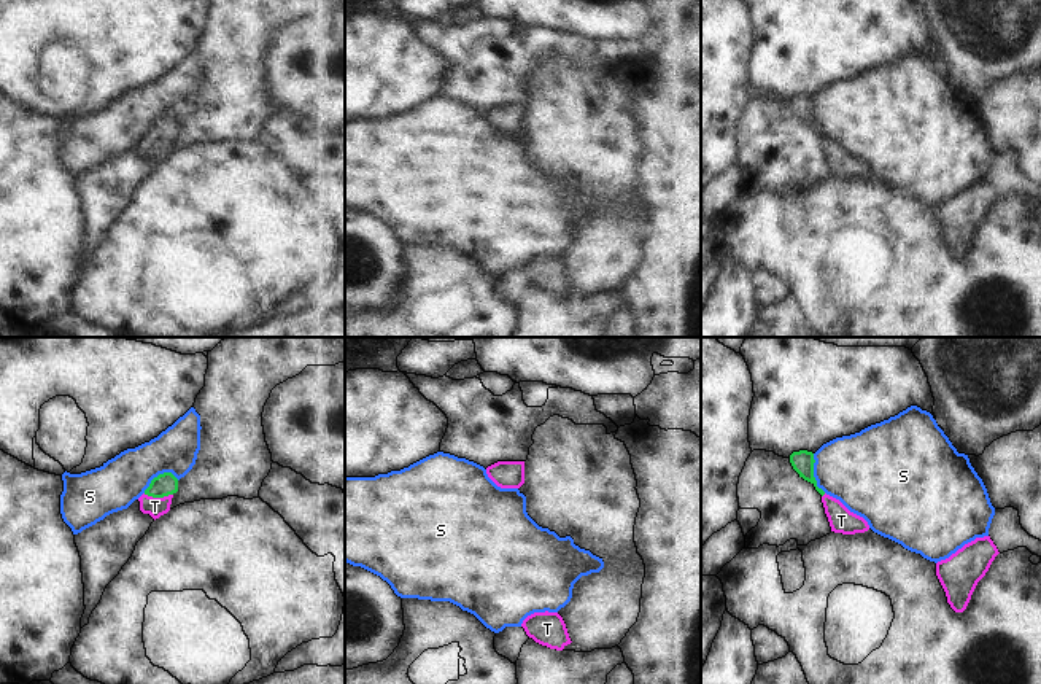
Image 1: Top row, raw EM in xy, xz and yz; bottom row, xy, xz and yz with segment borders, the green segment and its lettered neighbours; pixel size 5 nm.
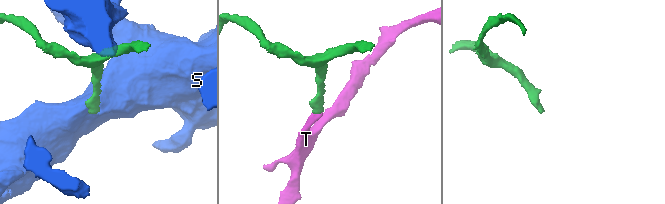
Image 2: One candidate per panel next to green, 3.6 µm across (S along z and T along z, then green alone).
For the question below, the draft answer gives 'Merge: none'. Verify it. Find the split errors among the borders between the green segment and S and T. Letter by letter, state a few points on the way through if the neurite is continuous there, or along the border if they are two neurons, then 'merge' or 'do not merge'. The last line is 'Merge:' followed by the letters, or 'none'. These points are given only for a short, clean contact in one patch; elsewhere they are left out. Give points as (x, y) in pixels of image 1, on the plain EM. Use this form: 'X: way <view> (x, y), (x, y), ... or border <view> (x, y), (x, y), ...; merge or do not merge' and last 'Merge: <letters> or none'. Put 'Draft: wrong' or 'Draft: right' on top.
Draft: wrong
S: border yz (812, 97), (814, 123), (825, 136); do not merge
T: way xy (166, 128), (158, 140), (154, 150); merge
Merge: T

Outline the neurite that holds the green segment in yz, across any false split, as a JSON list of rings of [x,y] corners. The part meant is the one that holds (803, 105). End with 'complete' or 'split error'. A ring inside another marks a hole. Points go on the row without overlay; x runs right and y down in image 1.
[[[807,94],[793,95],[790,99],[790,107],[793,113],[799,118],[799,121],[811,126],[815,130],[815,134],[822,138],[822,146],[831,175],[842,178],[855,178],[869,173],[869,169],[863,161],[850,156],[839,143],[826,138],[822,132],[817,130],[817,124],[814,121],[815,103],[812,95]]]; split error

